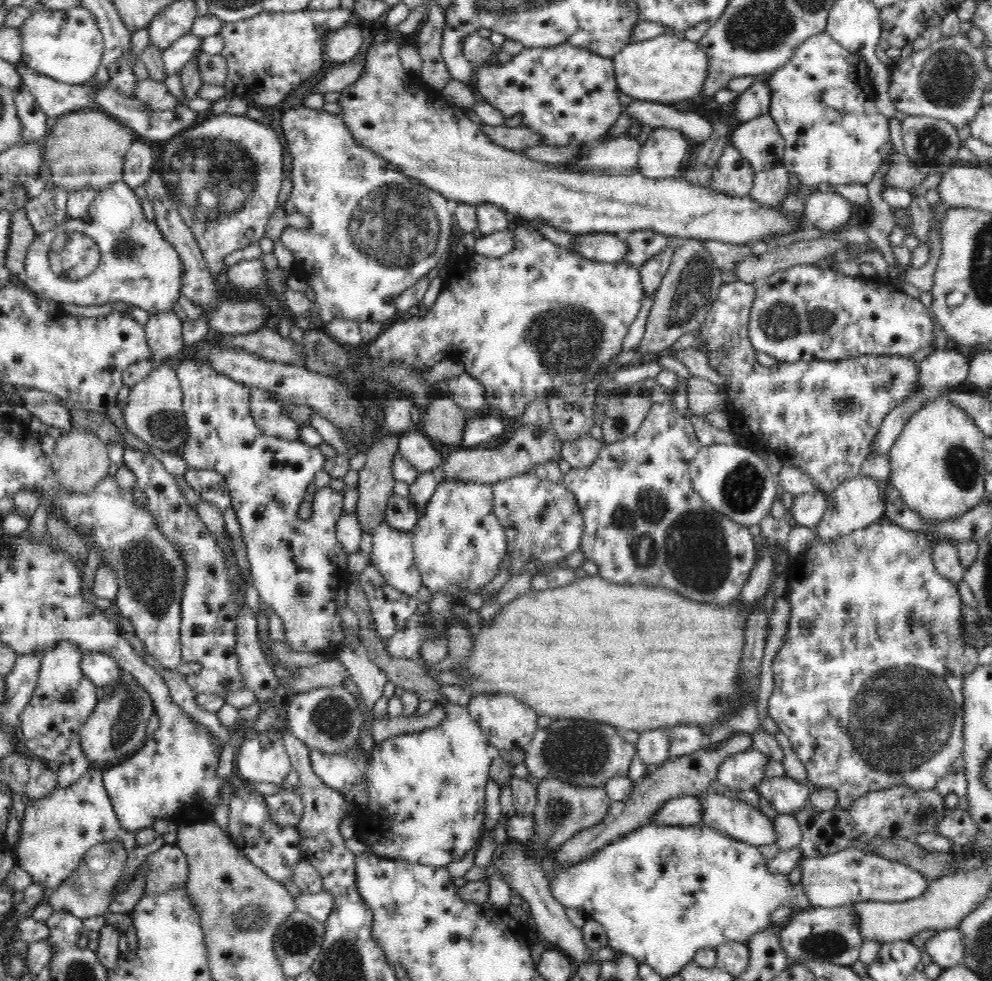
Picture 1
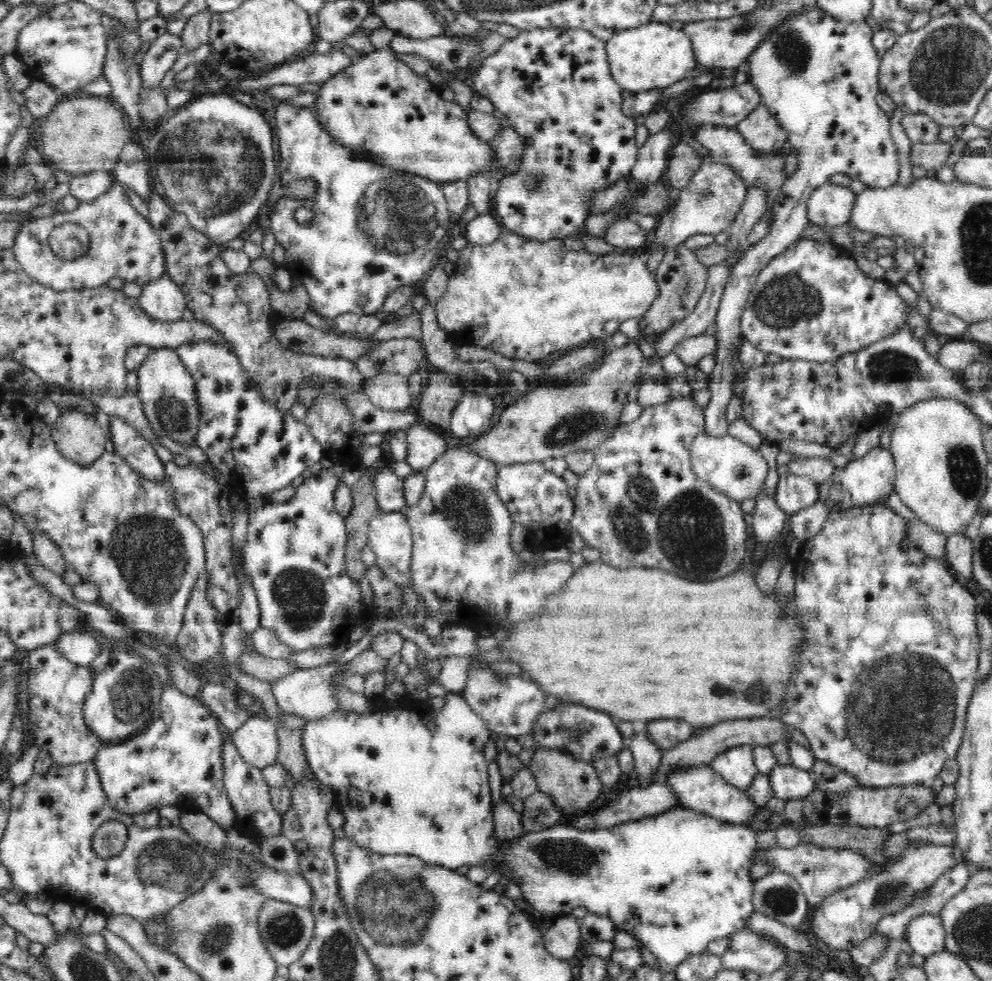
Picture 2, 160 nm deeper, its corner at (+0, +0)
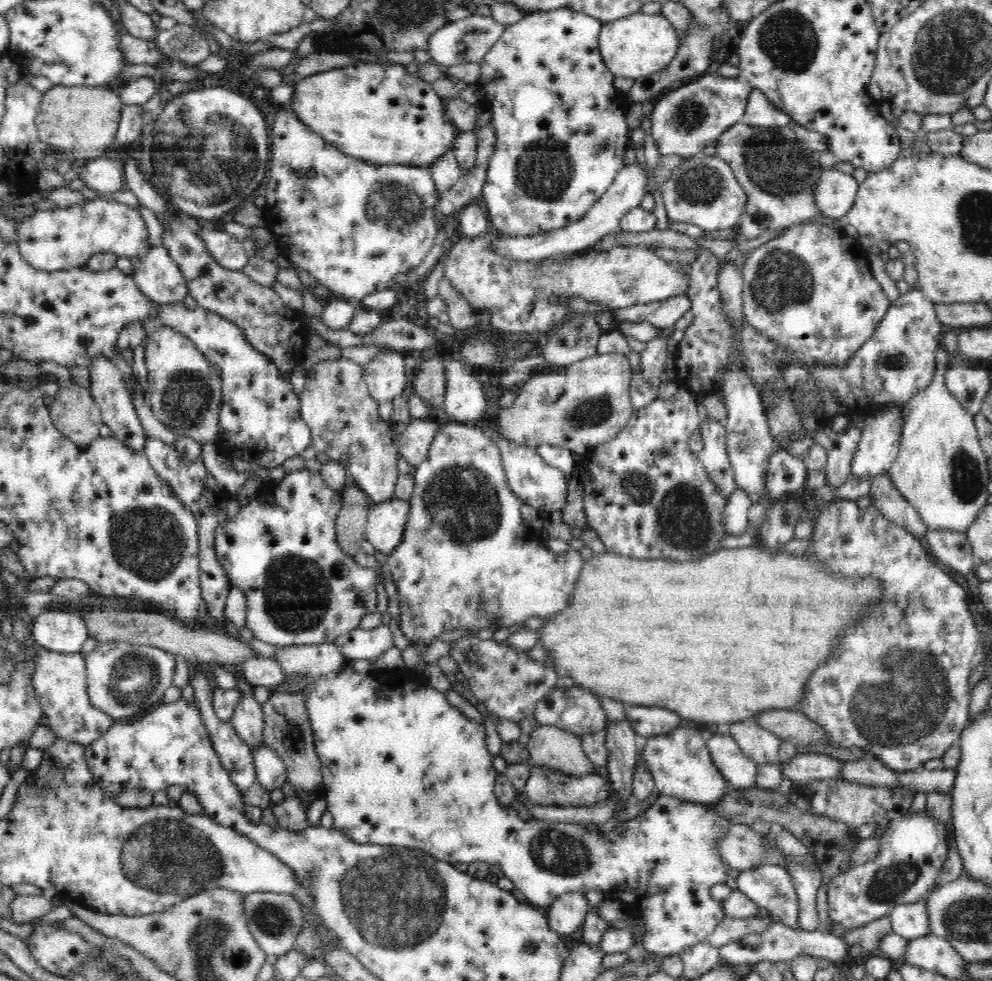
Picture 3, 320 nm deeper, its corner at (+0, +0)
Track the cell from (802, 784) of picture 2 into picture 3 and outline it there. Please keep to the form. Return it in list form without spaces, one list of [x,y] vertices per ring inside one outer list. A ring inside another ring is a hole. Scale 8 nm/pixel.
[[[798,753],[788,763],[781,764],[780,769],[782,769],[784,778],[787,777],[792,780],[795,788],[818,779],[839,778],[838,774],[842,770],[842,764],[844,761],[829,755]]]

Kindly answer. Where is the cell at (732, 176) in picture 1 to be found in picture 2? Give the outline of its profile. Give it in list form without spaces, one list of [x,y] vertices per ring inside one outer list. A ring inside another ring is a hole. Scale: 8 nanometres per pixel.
[[[705,159],[695,170],[693,177],[686,183],[686,188],[678,192],[678,200],[660,218],[647,247],[656,244],[674,248],[695,234],[720,234],[734,222],[736,214],[744,205],[748,187],[729,164]]]

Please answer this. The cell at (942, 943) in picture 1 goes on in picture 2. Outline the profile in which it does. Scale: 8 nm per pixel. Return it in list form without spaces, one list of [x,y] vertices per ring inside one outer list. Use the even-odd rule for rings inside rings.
[[[922,911],[918,916],[910,919],[905,926],[903,936],[906,936],[905,940],[913,952],[925,957],[945,949],[945,934],[939,915]]]

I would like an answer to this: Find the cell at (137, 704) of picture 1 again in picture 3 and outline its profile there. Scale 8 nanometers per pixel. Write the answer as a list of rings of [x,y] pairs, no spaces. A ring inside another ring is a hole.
[[[99,642],[94,650],[85,654],[90,703],[108,713],[114,722],[139,719],[148,708],[156,708],[156,704],[164,700],[164,692],[173,686],[176,662],[177,656],[154,645]]]

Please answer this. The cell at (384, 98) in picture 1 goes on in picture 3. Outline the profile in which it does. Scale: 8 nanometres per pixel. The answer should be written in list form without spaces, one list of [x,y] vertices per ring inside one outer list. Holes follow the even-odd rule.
[[[363,61],[358,64],[351,64],[350,66],[342,66],[342,68],[332,68],[332,70],[324,70],[324,72],[316,72],[316,74],[310,74],[306,76],[304,80],[299,80],[294,85],[294,98],[292,98],[292,104],[288,106],[282,106],[282,109],[288,112],[293,112],[300,121],[308,129],[316,132],[316,135],[320,135],[326,143],[333,144],[337,149],[344,154],[368,161],[369,163],[378,163],[381,165],[387,164],[403,164],[414,165],[422,167],[431,167],[431,164],[438,158],[444,156],[448,152],[452,152],[454,146],[454,140],[458,136],[458,129],[452,125],[450,117],[446,115],[446,100],[442,100],[438,94],[432,88],[432,84],[428,80],[421,80],[420,76],[408,74],[404,66],[396,64],[378,64],[369,63],[366,64]]]

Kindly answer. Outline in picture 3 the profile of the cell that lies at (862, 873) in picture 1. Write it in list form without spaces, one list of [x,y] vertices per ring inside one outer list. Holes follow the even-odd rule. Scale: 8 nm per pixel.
[[[730,823],[727,833],[717,842],[717,853],[734,870],[753,869],[766,863],[785,868],[787,858],[777,846],[769,848],[767,842],[764,846],[764,841],[750,825]]]

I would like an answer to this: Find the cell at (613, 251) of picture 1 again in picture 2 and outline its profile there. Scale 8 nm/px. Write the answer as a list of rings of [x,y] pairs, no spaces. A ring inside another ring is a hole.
[[[626,218],[612,222],[601,238],[615,248],[625,248],[633,252],[634,249],[646,247],[651,237],[632,218]]]

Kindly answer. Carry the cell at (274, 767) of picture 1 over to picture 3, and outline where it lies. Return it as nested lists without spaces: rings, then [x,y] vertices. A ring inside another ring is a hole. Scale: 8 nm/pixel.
[[[239,691],[236,696],[235,711],[230,717],[230,722],[236,733],[244,743],[253,749],[258,748],[263,742],[264,715],[260,703],[250,694]]]

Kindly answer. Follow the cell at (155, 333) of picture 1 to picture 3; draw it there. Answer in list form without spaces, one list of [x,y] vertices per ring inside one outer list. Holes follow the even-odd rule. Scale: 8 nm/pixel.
[[[164,245],[151,246],[134,262],[134,267],[135,283],[154,303],[183,302],[188,294],[186,279]]]

